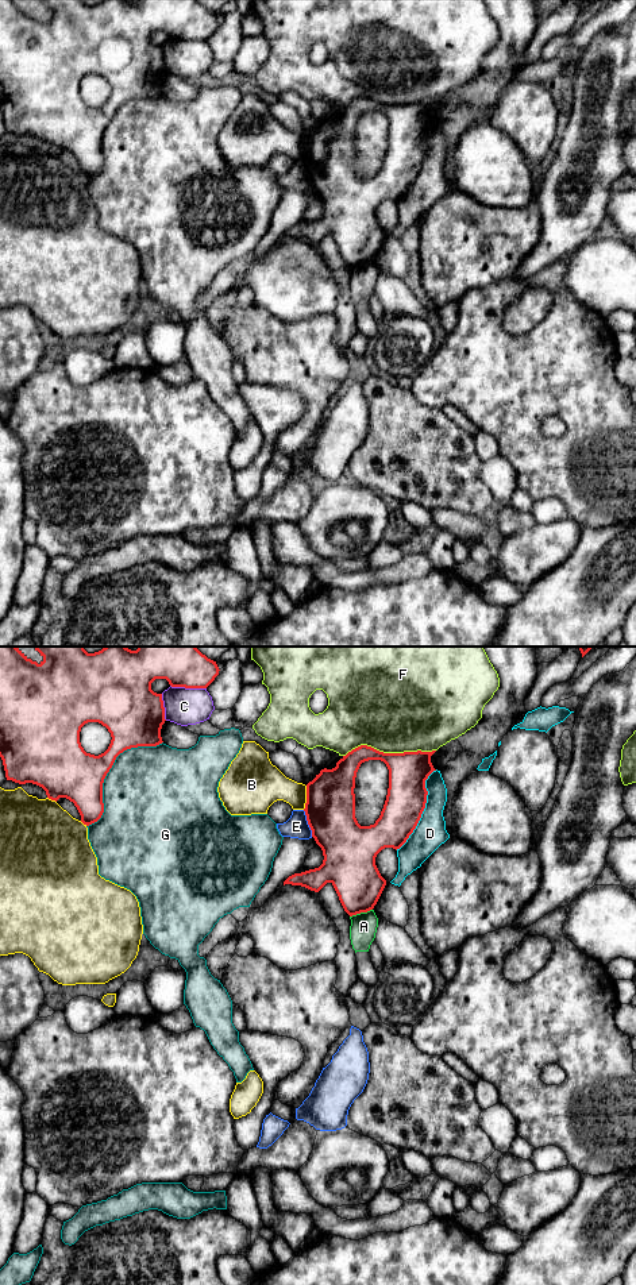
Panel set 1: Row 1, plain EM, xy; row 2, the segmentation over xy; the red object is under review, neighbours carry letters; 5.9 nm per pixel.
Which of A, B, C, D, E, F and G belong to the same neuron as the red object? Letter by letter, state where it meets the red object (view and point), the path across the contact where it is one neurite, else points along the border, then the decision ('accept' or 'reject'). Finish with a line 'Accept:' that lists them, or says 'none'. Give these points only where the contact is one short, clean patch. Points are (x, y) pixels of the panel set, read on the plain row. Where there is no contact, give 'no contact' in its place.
A: meets red in xy at (361, 263); border along xy (372, 261), (350, 269); reject
B: meets red in xy at (307, 150); reject
C: meets red in xy at (188, 39); reject
D: meets red in xy at (423, 162); reject
E: meets red in xy at (308, 176); reject
F: meets red in xy at (389, 105); reject
G: meets red in xy at (108, 123); reject
Accept: none

